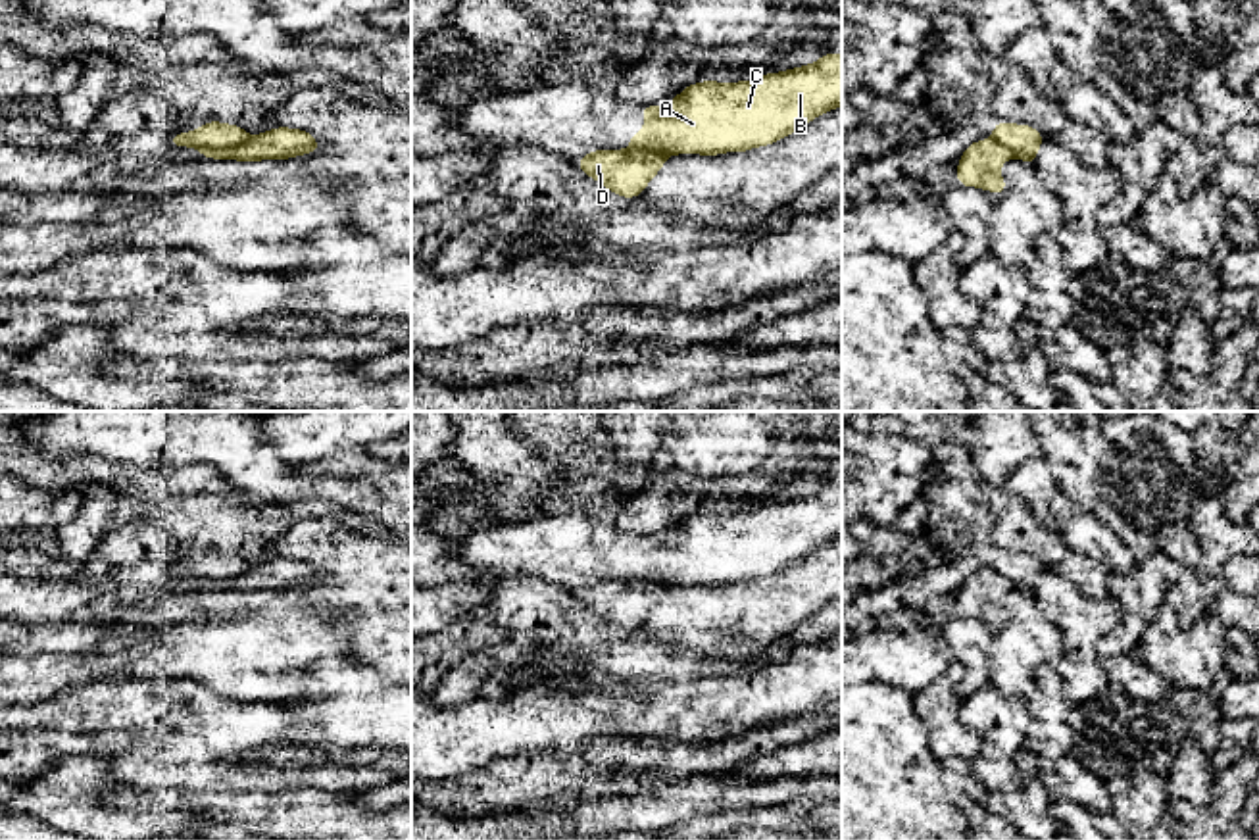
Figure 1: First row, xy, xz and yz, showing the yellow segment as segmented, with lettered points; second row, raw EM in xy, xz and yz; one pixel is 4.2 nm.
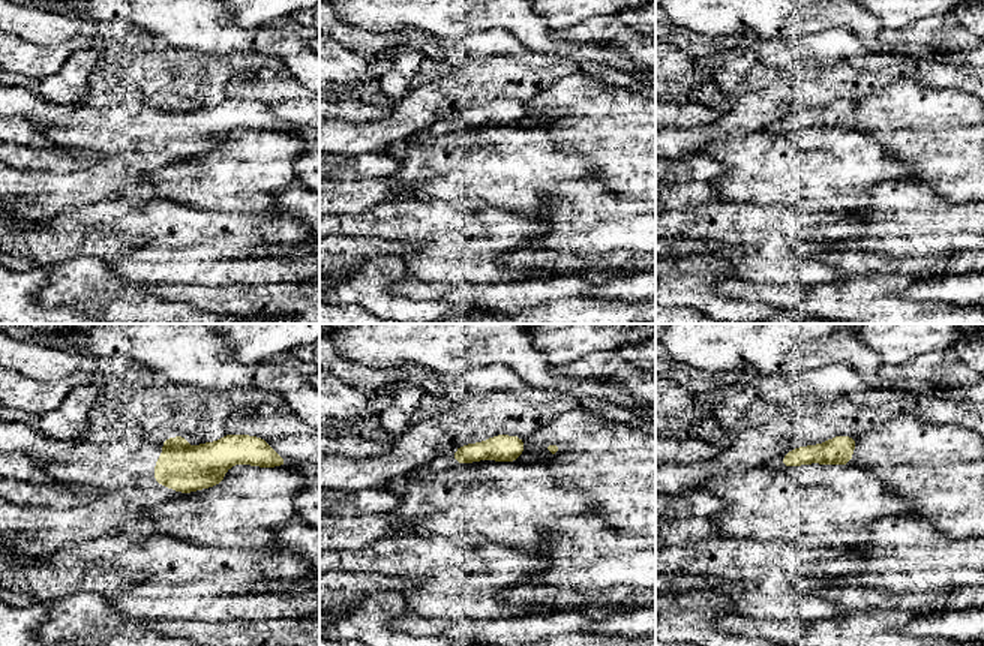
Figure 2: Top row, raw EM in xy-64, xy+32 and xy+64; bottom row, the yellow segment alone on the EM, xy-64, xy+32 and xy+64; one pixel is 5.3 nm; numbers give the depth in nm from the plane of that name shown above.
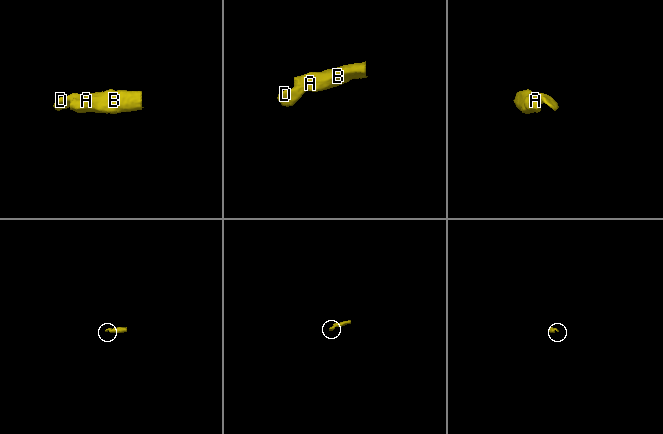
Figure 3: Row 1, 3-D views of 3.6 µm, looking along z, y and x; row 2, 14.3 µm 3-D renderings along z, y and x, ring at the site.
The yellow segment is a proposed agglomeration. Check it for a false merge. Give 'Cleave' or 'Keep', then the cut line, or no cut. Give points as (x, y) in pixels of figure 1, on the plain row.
Cleave. Split along xy (248, 569), (233, 577), (200, 579)

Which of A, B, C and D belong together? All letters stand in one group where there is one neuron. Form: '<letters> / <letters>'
A B C / D

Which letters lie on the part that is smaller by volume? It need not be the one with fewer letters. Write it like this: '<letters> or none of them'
D

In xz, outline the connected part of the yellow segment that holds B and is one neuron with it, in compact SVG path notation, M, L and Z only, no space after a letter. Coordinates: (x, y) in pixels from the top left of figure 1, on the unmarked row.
M825 484L819 492L784 504L767 504L753 511L723 515L696 513L671 531L642 538L646 557L630 567L630 581L652 579L671 584L717 586L773 575L802 559L827 540L842 536L842 484Z

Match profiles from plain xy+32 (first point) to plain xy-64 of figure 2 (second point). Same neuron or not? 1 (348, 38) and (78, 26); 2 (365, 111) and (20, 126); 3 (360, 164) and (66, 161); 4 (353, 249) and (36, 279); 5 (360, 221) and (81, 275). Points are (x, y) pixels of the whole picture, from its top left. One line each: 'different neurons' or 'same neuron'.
1: same neuron
2: different neurons
3: same neuron
4: different neurons
5: different neurons

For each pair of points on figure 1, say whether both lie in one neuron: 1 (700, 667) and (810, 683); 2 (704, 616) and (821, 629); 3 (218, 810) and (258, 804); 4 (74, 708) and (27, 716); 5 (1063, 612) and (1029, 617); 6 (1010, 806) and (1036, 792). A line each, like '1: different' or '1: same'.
1: different
2: different
3: same
4: same
5: different
6: same

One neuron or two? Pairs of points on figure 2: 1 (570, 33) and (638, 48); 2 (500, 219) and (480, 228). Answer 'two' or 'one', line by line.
1: one
2: two

